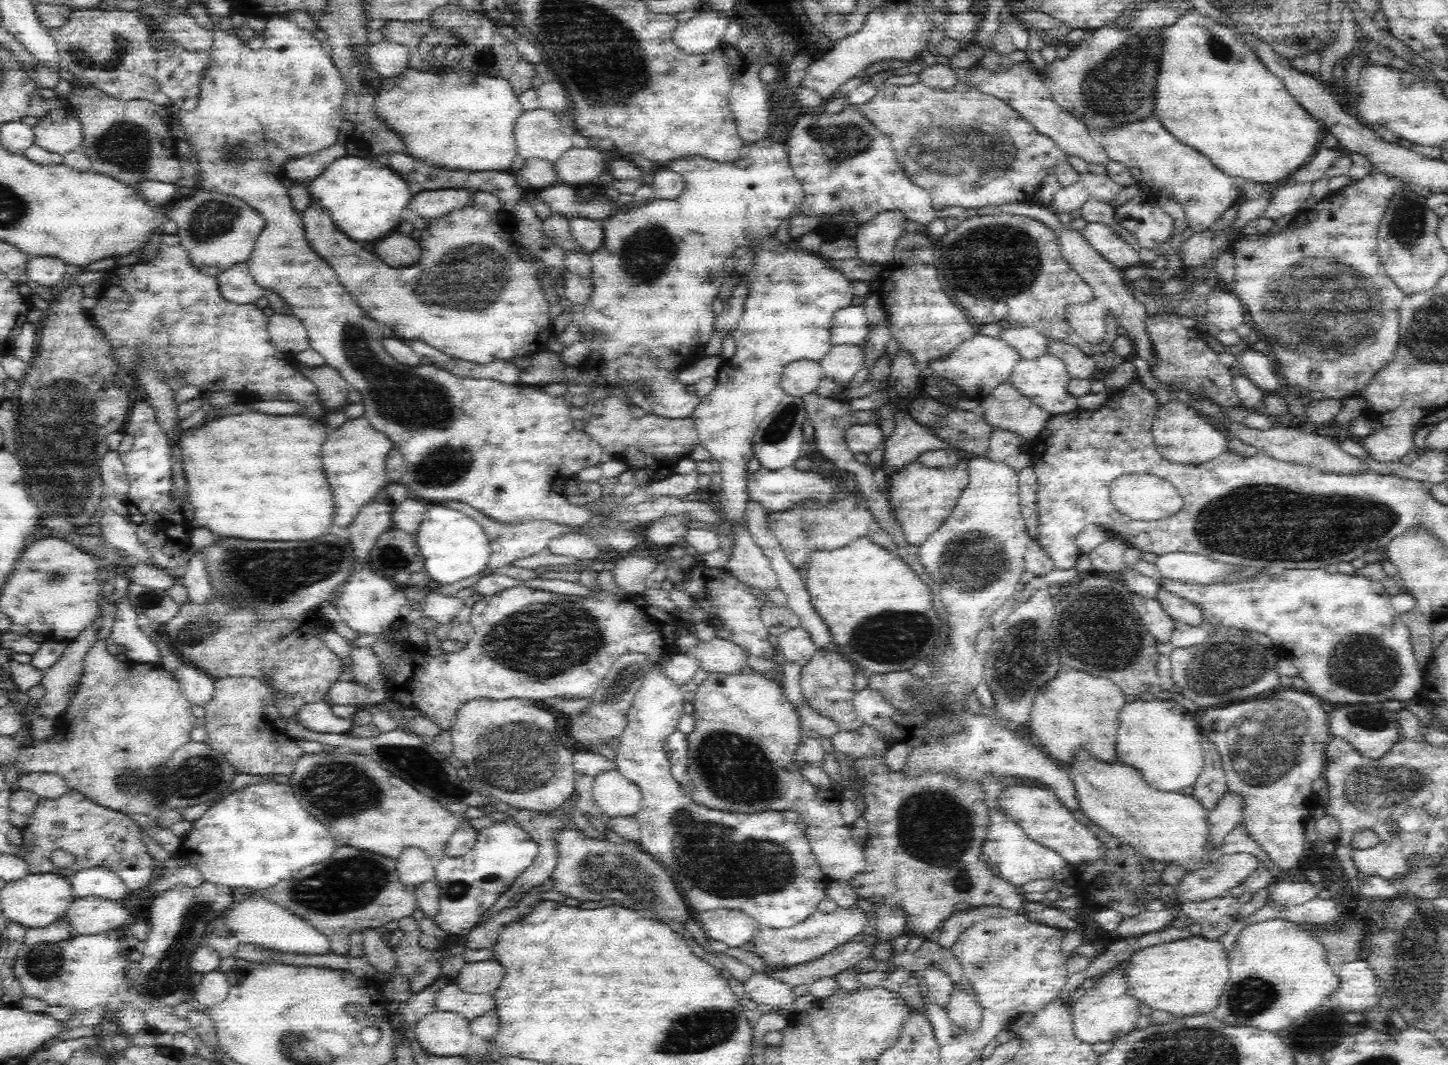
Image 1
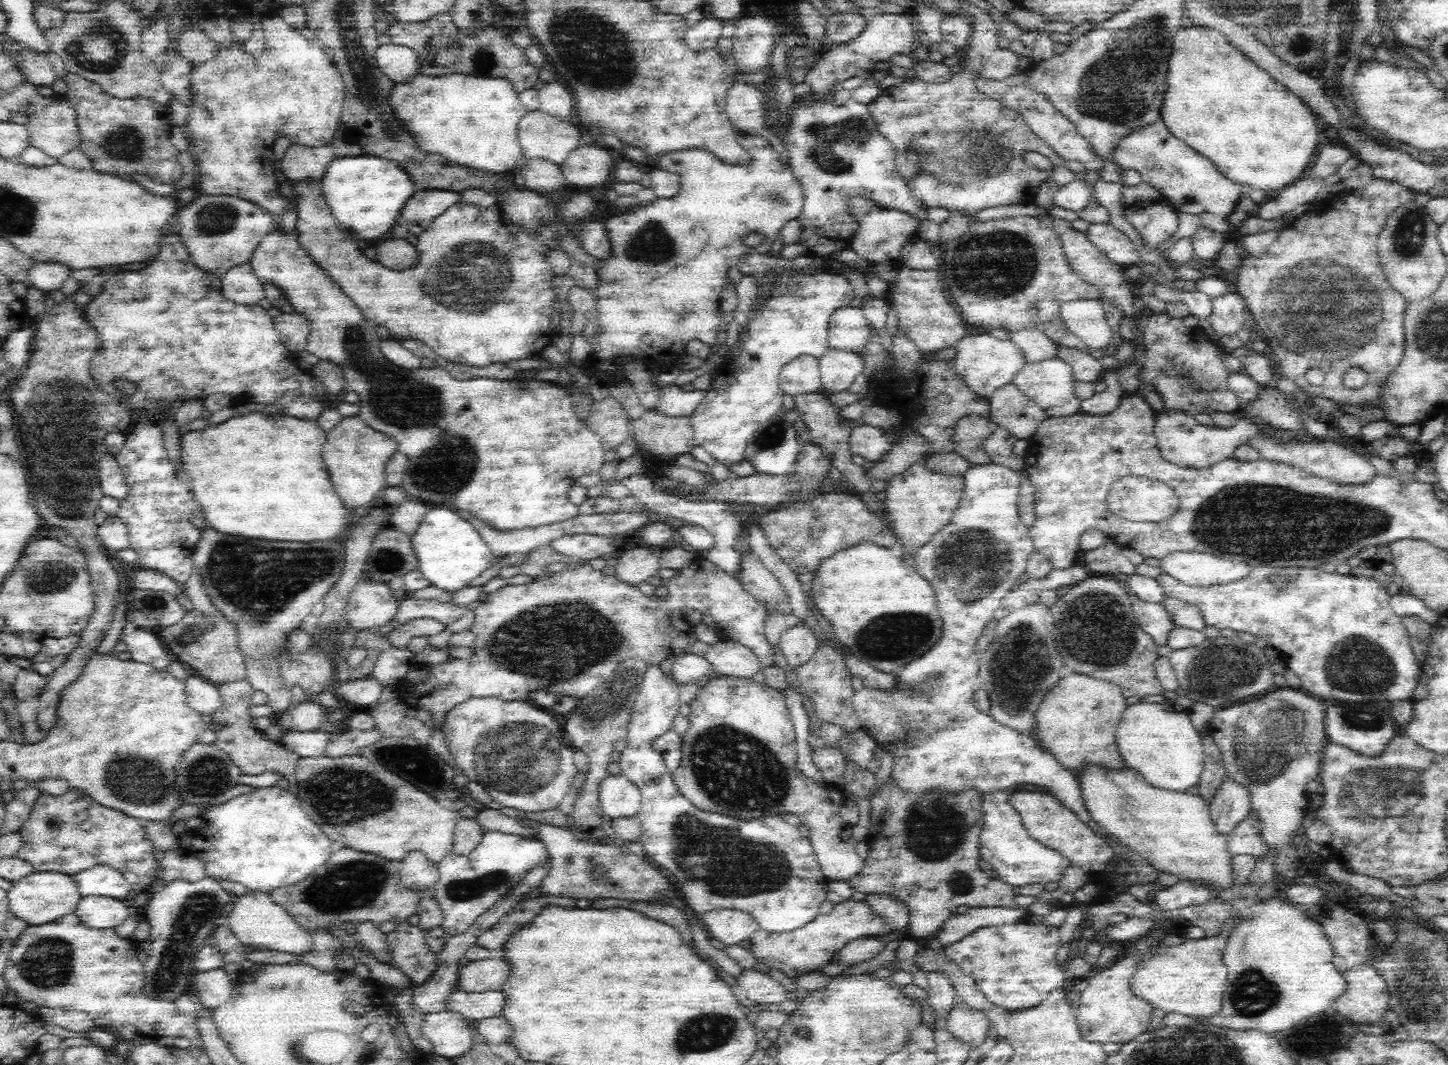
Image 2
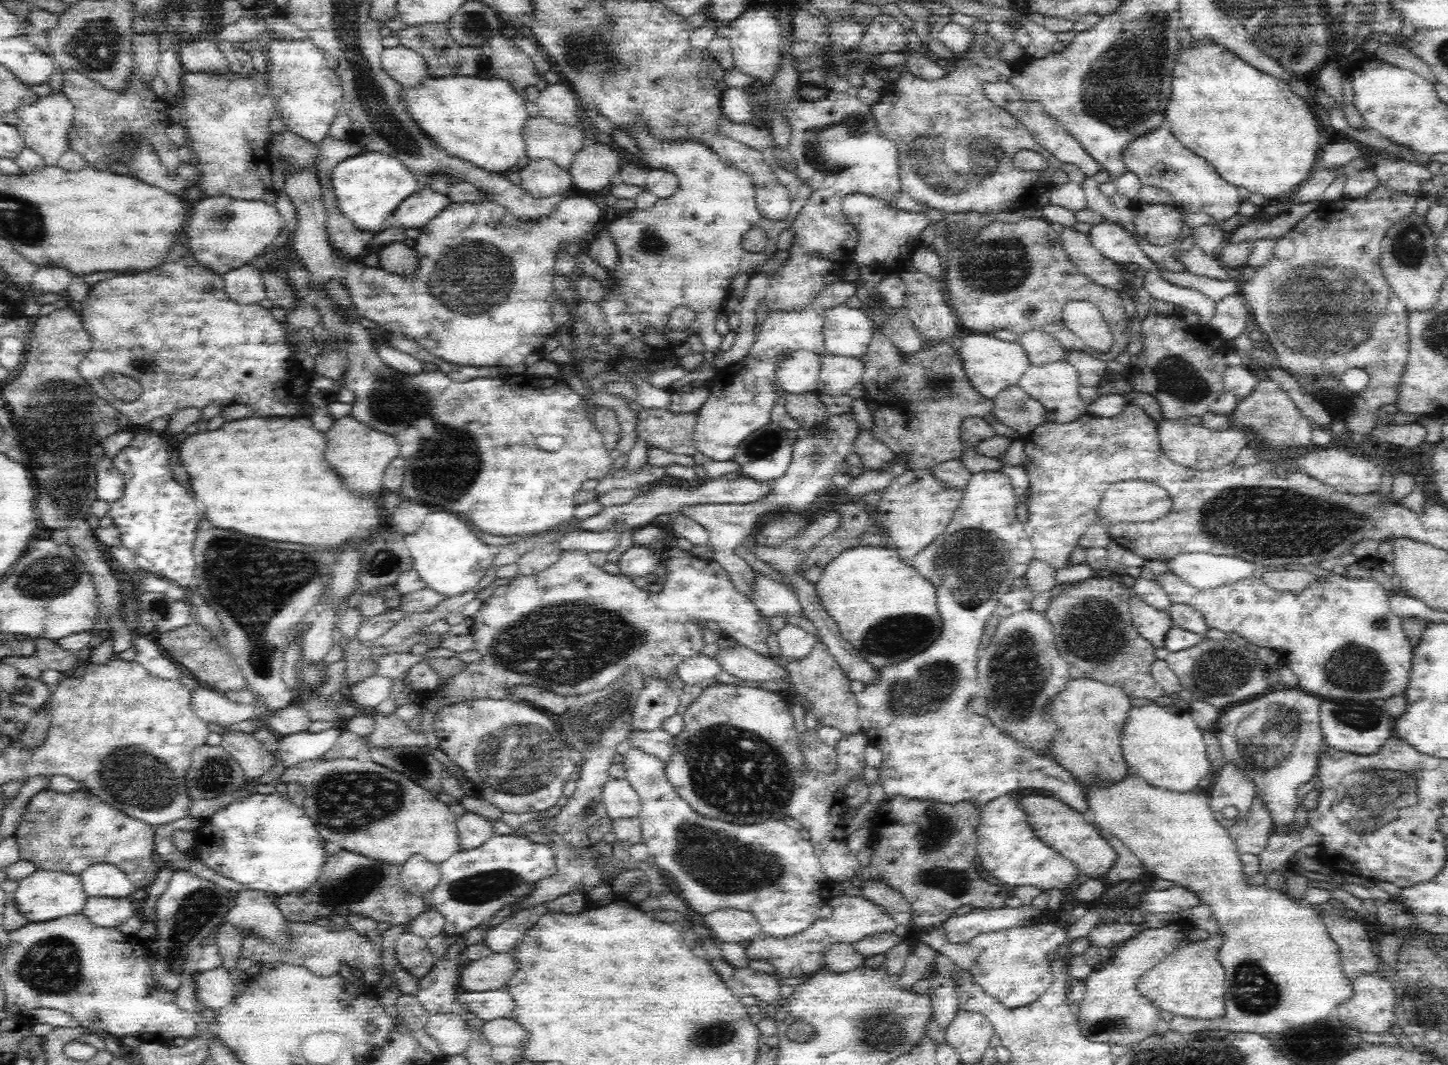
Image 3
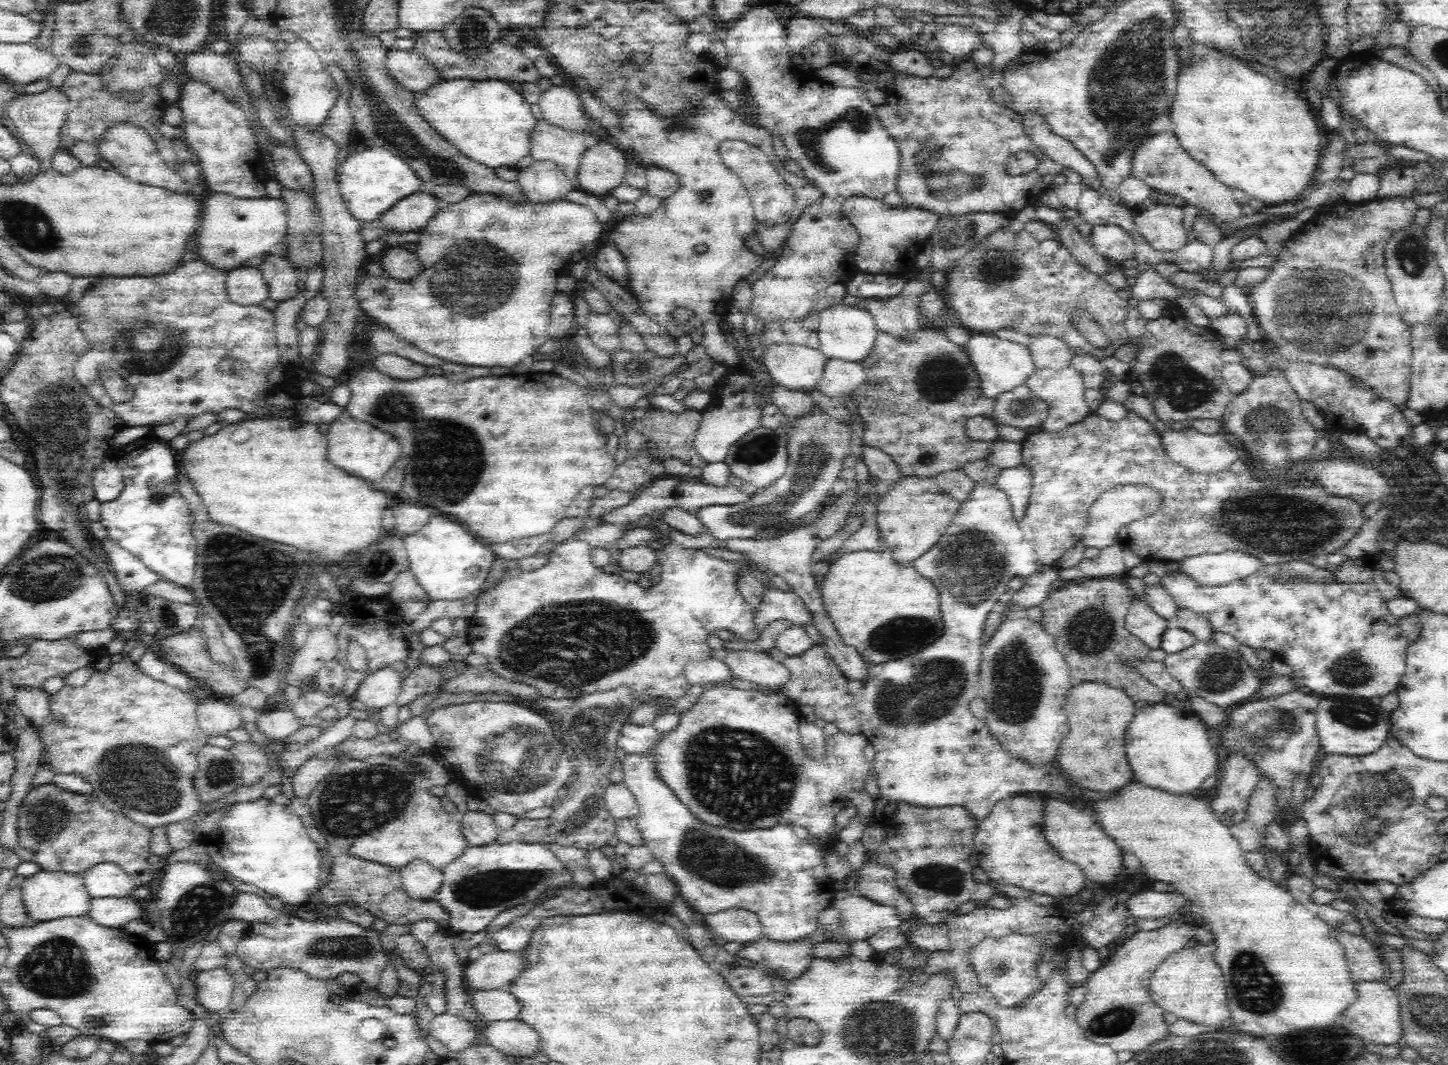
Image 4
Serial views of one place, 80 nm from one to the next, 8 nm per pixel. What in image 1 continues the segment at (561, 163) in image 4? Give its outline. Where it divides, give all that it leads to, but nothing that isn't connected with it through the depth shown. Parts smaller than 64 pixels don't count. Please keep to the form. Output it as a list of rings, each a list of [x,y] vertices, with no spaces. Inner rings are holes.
[[[540,108],[524,111],[524,114],[517,118],[514,128],[518,156],[526,161],[528,159],[544,159],[554,164],[563,157],[565,152],[574,148],[572,138],[578,133],[569,118]]]

